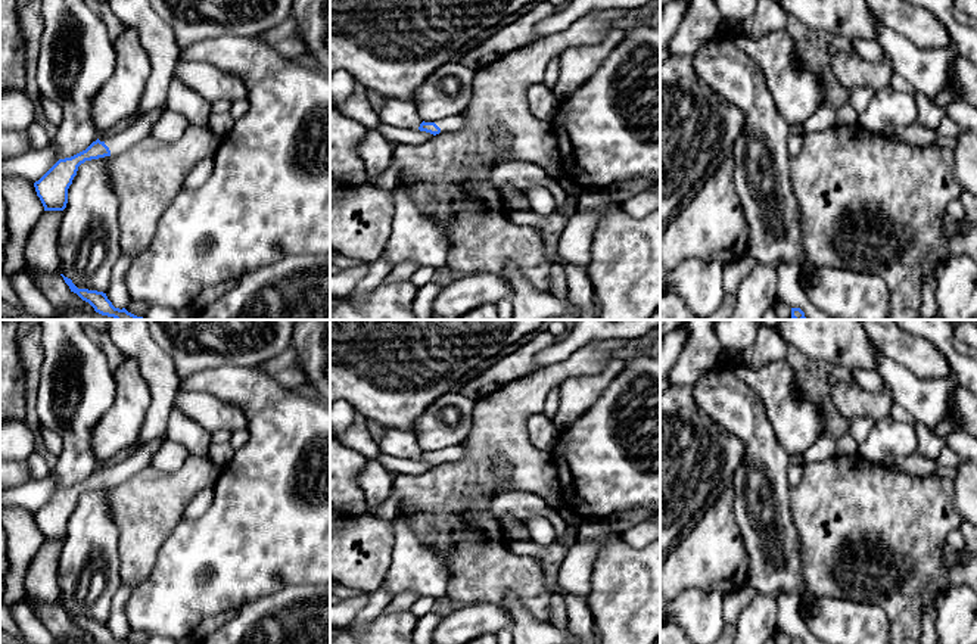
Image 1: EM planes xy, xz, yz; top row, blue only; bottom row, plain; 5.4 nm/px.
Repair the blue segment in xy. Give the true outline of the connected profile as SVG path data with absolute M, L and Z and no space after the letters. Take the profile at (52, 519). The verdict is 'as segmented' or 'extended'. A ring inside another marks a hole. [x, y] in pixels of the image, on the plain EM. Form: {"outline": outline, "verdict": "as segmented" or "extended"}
{"outline": "M167 436L143 445L136 454L100 472L93 472L85 480L65 489L59 489L38 511L34 513L37 526L44 541L63 541L68 533L68 519L77 505L78 497L85 491L105 486L116 486L134 473L150 466L152 455L161 448Z", "verdict": "extended"}

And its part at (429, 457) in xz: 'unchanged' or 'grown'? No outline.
grown

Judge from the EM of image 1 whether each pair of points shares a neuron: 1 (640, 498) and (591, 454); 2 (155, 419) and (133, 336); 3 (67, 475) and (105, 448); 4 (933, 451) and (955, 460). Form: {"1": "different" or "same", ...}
{"1": "same", "2": "same", "3": "different", "4": "different"}

